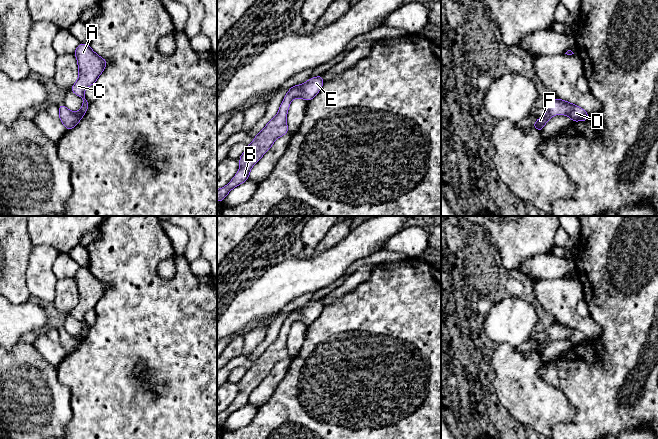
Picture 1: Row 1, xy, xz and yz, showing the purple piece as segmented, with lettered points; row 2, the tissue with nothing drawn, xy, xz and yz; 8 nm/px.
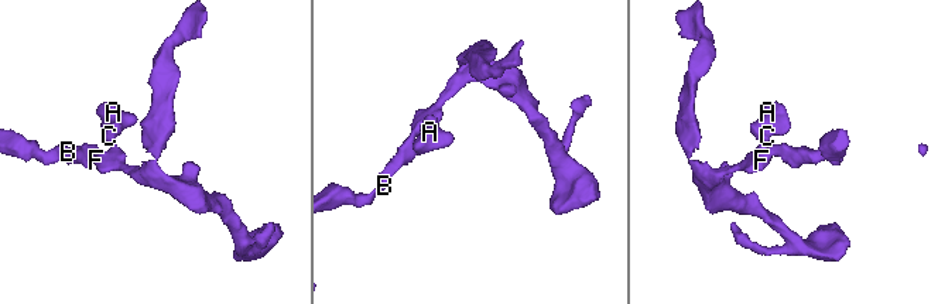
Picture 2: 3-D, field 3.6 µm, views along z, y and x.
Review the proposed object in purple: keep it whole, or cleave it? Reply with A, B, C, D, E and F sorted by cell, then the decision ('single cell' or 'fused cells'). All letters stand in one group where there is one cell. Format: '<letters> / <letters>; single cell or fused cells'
A B C D E F; single cell

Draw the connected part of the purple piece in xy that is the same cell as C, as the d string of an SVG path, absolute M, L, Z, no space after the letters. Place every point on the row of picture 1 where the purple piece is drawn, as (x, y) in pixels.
M80 43L73 54L77 59L79 77L76 83L70 88L70 91L82 98L83 105L78 112L70 111L63 104L58 105L60 109L59 119L67 131L74 128L86 114L89 101L85 98L84 91L88 86L95 84L108 63L107 60L96 54L89 44Z

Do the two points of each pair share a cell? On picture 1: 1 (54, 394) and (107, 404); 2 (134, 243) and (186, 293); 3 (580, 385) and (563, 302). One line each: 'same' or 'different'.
1: different
2: same
3: different

